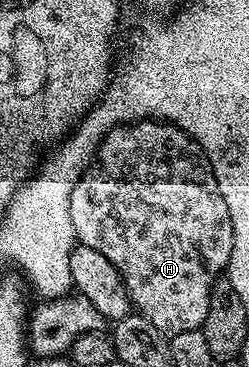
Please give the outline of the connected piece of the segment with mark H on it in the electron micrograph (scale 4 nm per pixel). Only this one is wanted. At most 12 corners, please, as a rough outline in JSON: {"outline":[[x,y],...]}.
{"outline":[[151,119],[71,190],[80,247],[172,338],[204,324],[233,227],[209,159]]}

